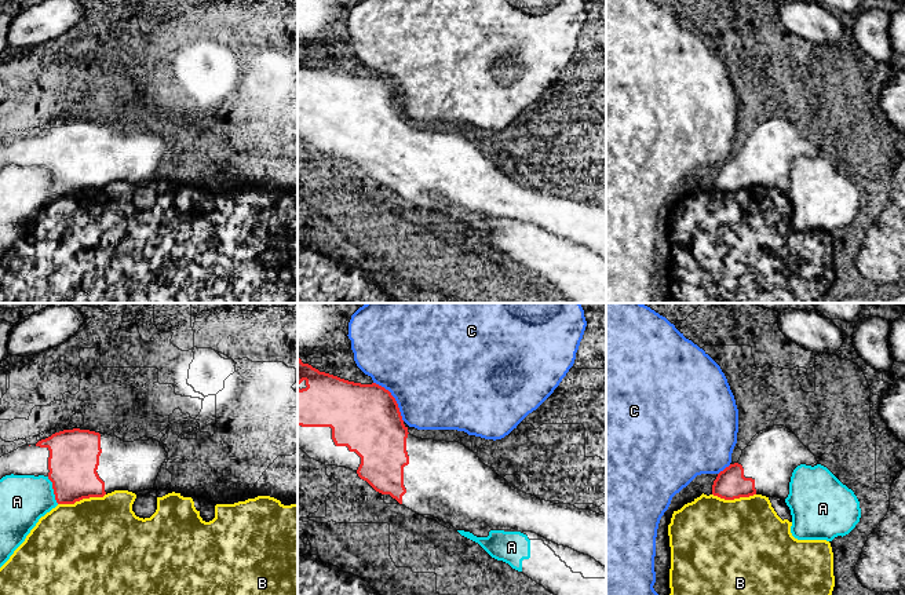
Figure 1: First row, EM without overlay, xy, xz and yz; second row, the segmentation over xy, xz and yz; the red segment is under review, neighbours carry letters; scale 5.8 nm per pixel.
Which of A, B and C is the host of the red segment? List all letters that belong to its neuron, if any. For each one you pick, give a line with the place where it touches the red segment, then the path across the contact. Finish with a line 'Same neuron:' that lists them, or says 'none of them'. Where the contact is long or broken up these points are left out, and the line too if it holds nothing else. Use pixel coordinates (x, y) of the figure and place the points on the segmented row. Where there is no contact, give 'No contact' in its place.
Same neuron: none of them

